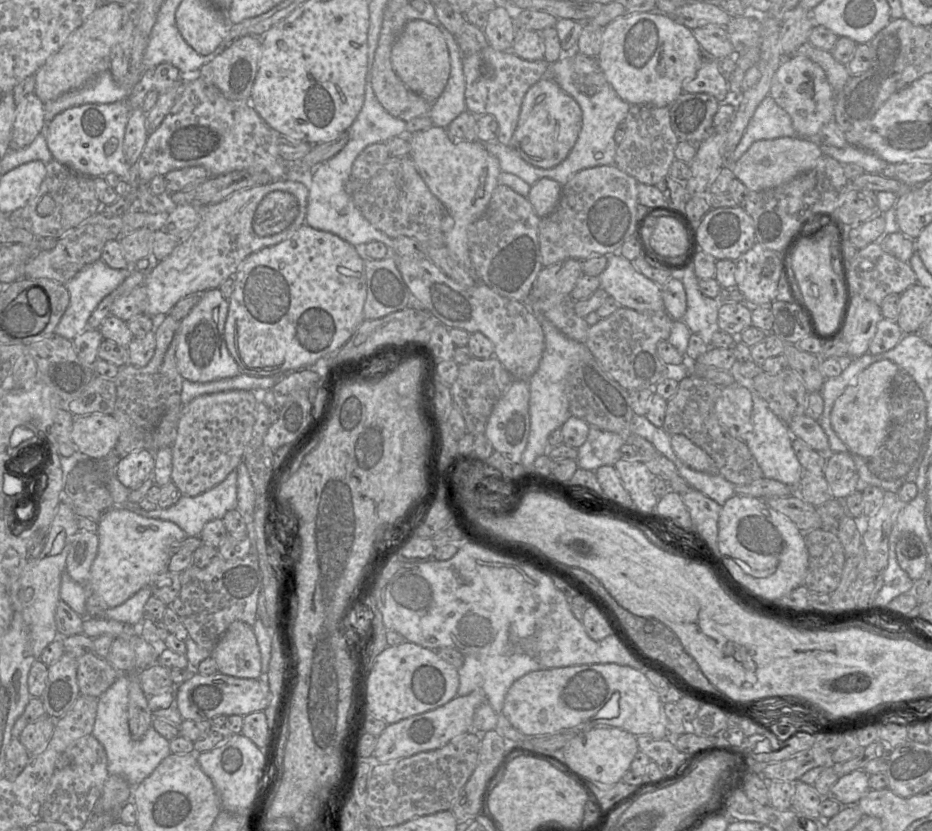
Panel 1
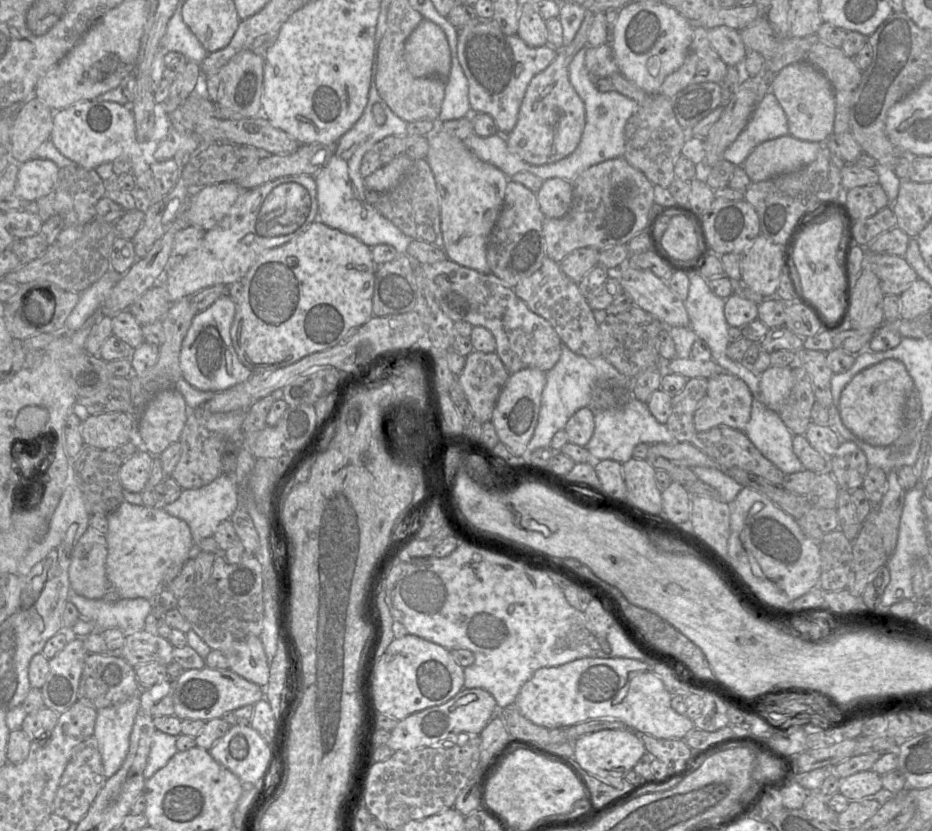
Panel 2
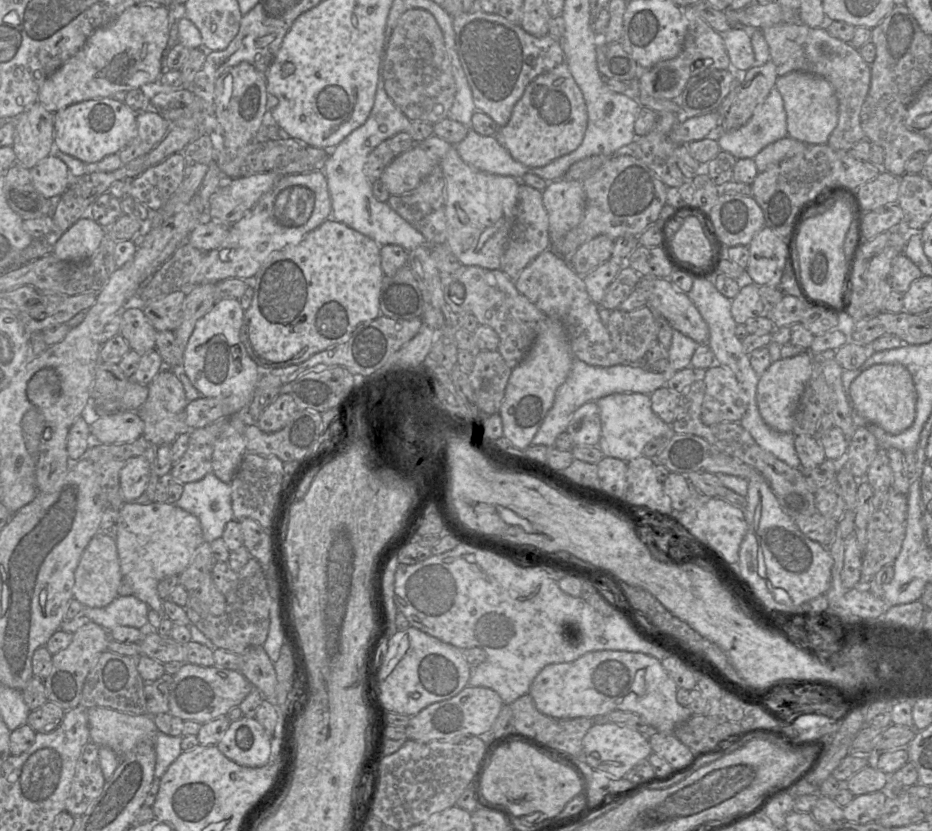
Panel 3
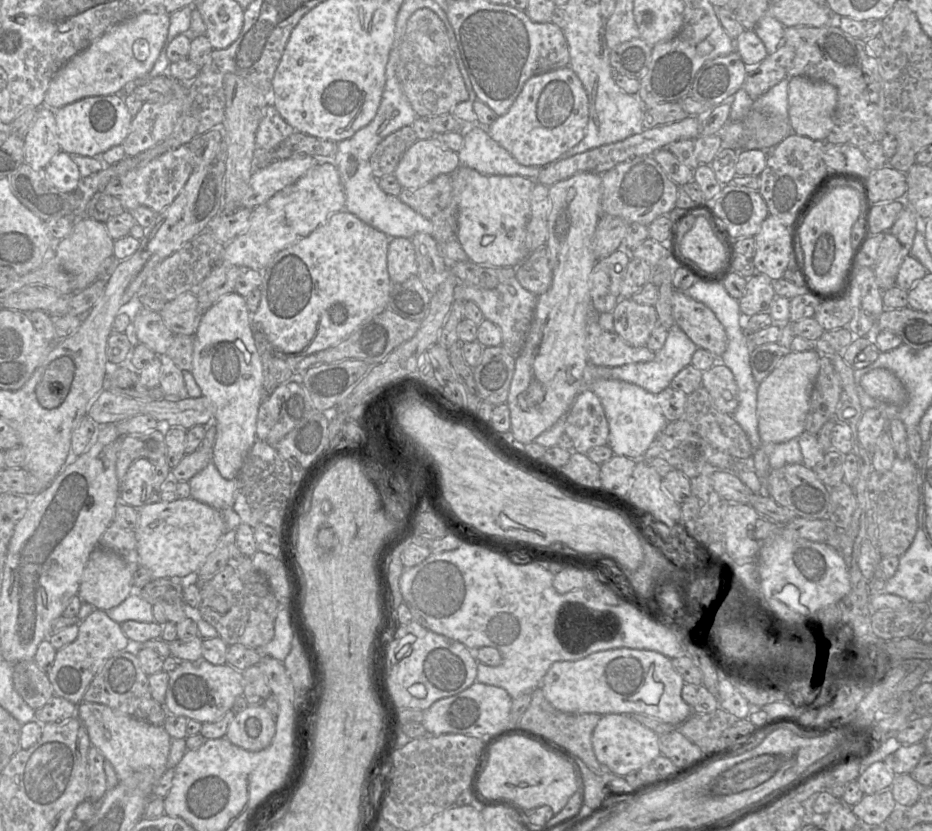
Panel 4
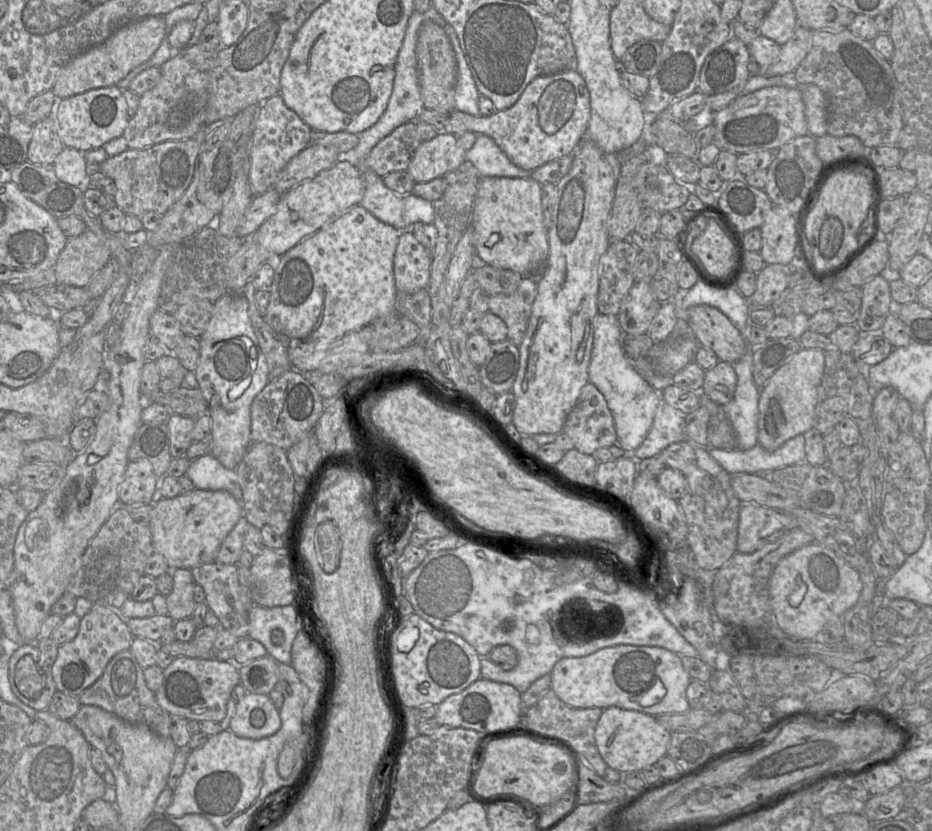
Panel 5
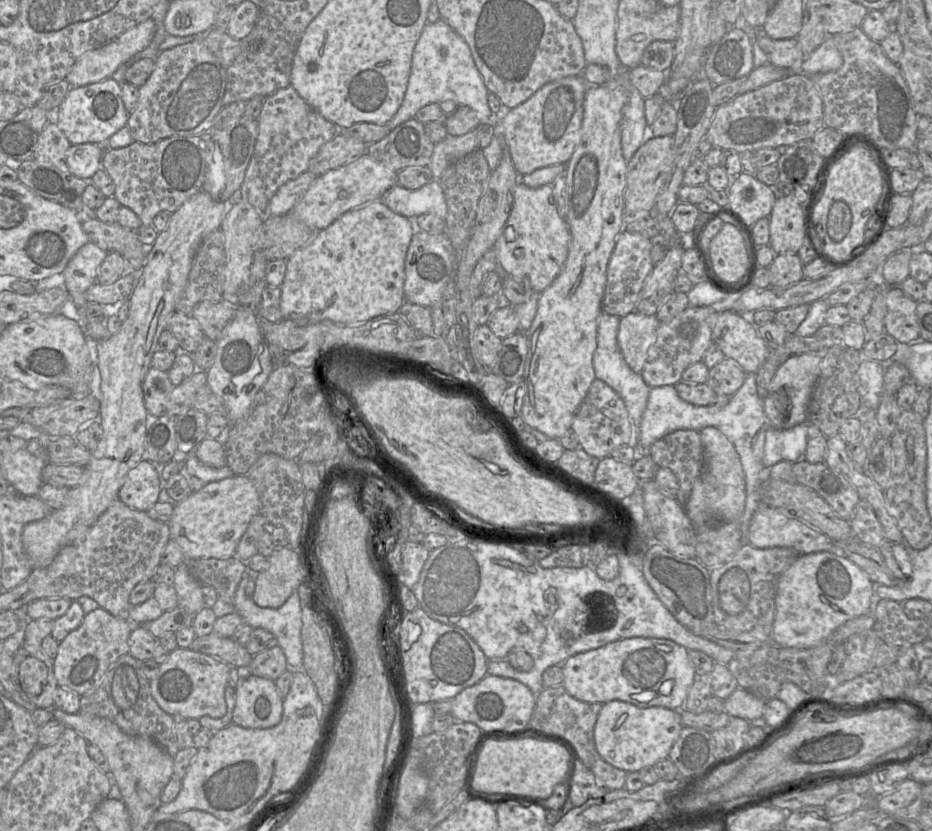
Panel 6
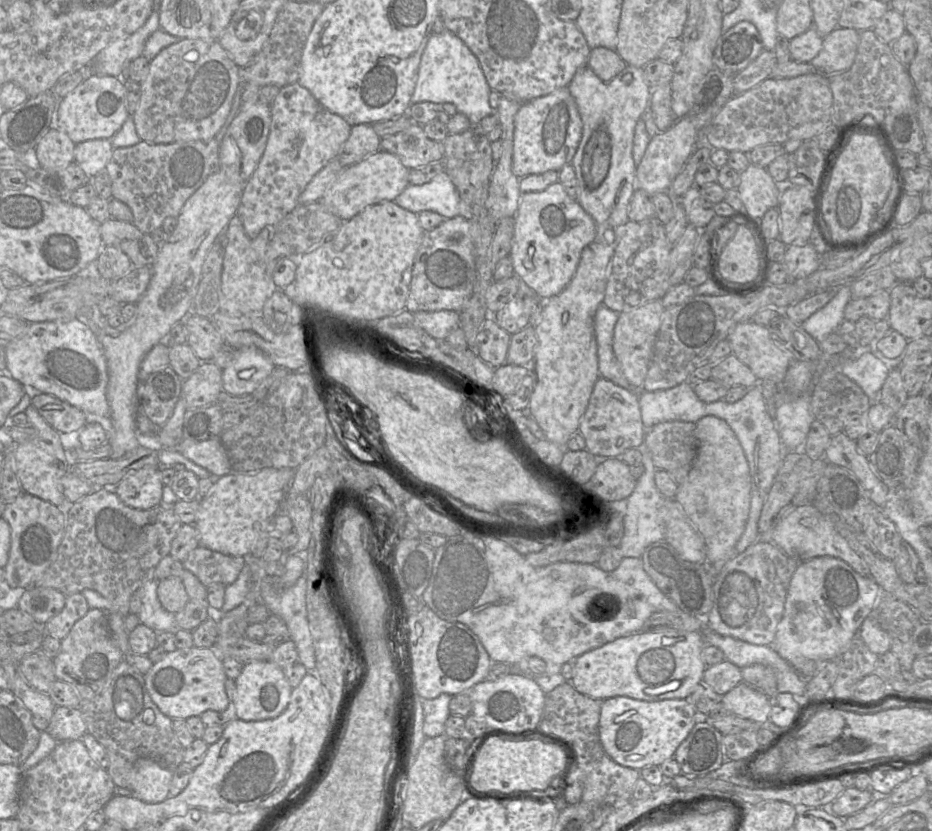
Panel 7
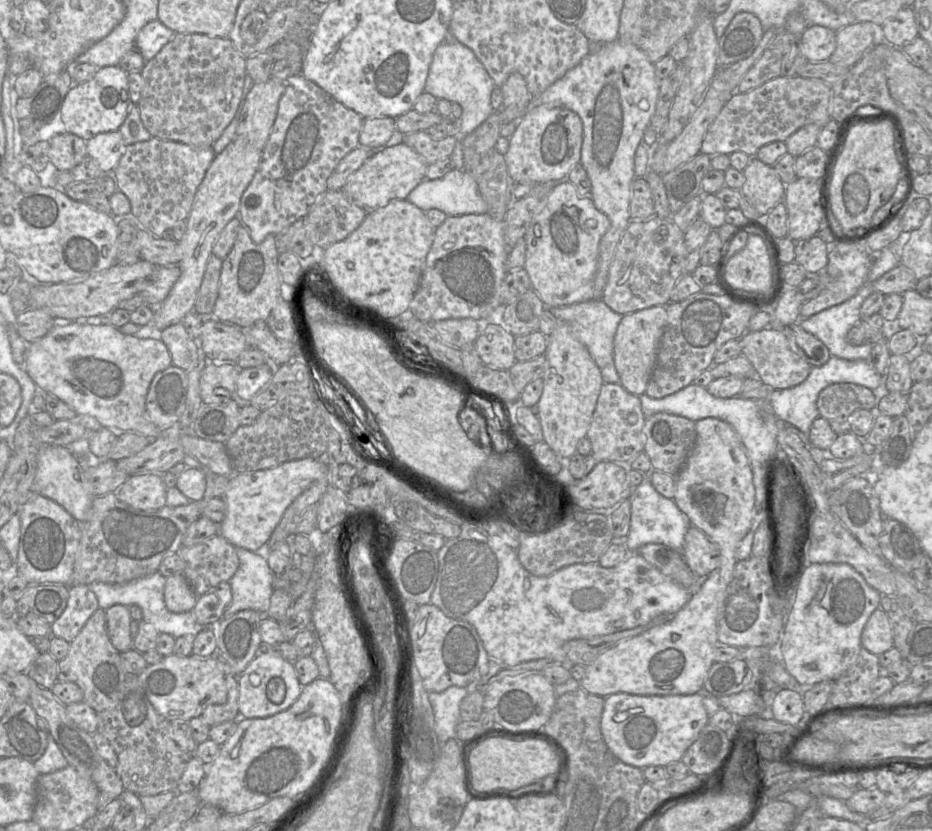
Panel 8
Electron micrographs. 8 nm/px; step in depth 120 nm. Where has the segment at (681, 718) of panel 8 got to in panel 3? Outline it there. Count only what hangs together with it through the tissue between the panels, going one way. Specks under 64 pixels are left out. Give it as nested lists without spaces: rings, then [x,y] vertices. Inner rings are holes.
[[[596,722],[583,738],[585,762],[594,769],[616,778],[625,774],[653,753],[648,737],[626,726],[611,722]]]

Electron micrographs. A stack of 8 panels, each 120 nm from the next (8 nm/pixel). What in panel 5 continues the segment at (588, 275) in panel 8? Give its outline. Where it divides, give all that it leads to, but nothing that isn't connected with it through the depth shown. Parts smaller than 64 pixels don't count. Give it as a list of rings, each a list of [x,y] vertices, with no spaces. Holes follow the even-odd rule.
[[[481,177],[471,226],[476,255],[487,265],[523,276],[540,276],[549,254],[548,229],[541,204],[542,185],[530,177]]]

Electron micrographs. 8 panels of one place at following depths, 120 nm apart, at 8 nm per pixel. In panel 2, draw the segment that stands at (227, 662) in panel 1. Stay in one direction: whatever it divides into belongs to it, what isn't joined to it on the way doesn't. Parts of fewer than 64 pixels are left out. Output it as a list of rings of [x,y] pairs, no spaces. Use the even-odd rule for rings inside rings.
[[[248,636],[235,641],[223,654],[231,671],[262,688],[267,686],[270,666],[259,637]]]

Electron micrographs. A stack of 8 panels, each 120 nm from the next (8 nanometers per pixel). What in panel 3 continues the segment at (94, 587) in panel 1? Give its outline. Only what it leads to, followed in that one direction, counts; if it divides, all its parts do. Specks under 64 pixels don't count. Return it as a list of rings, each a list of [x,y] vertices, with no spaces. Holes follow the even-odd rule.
[[[125,502],[119,511],[119,528],[115,541],[122,577],[131,585],[132,595],[146,603],[163,619],[166,614],[163,600],[158,595],[158,584],[166,577],[180,575],[189,565],[197,548],[205,542],[200,521],[193,514],[170,503],[135,504]]]

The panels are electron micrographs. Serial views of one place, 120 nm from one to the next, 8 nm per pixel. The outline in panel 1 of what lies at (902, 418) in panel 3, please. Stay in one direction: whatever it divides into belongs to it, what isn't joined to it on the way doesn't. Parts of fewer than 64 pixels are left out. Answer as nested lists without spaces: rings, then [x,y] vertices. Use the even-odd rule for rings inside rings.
[[[890,360],[872,363],[846,387],[831,411],[831,425],[852,455],[870,458],[888,436],[890,422],[889,390],[899,366]]]

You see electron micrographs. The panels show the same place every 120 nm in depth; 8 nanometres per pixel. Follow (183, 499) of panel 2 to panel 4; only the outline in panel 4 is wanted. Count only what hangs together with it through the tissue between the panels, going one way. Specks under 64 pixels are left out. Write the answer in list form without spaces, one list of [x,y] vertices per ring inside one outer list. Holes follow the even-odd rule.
[[[211,461],[189,481],[190,497],[218,510],[226,530],[236,530],[241,519],[235,512],[236,478],[225,479]]]

